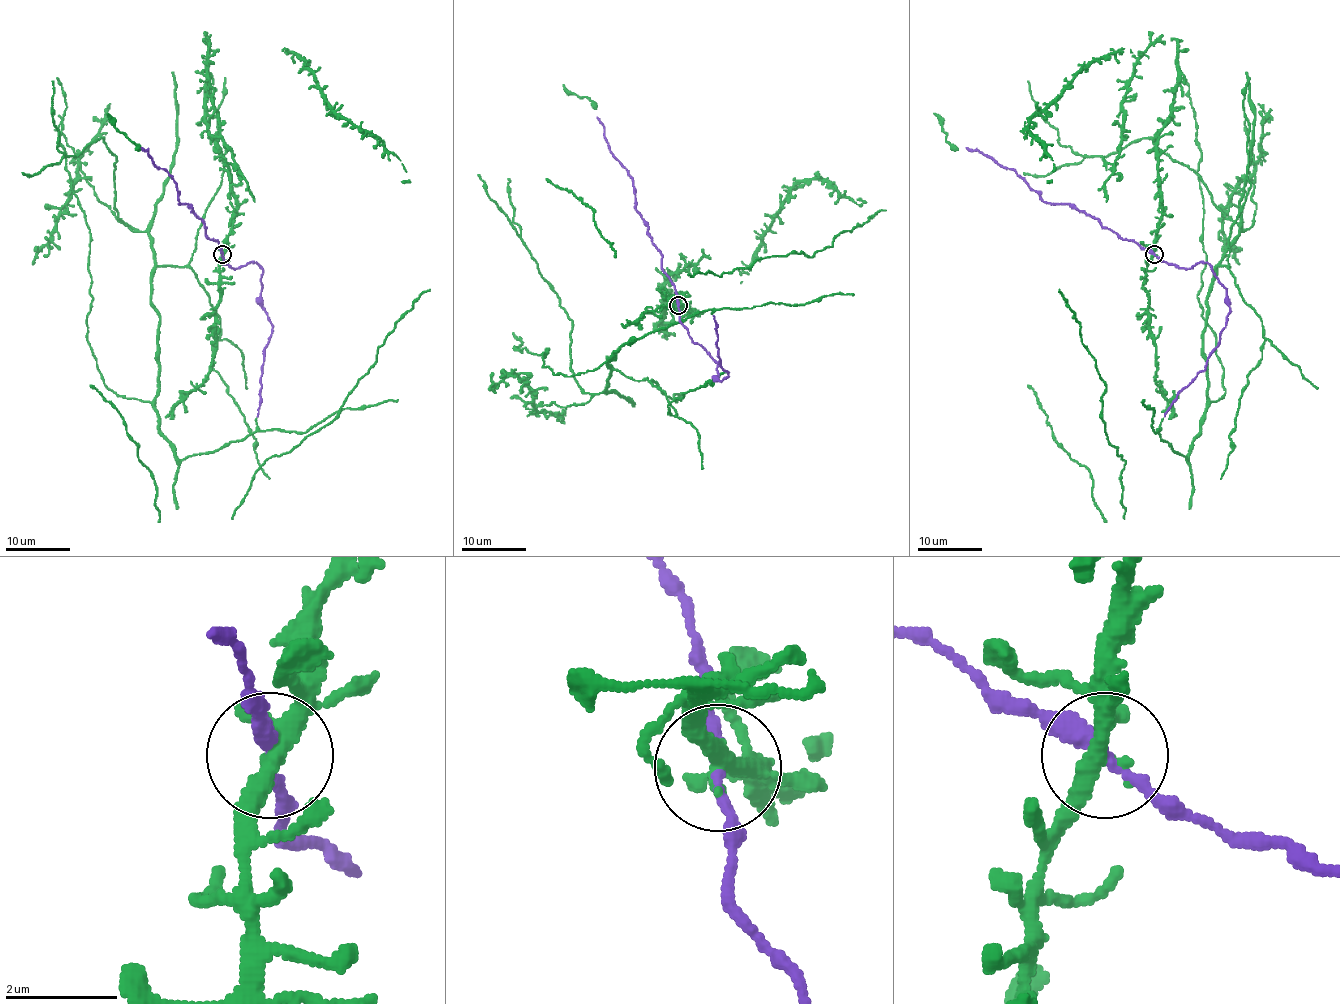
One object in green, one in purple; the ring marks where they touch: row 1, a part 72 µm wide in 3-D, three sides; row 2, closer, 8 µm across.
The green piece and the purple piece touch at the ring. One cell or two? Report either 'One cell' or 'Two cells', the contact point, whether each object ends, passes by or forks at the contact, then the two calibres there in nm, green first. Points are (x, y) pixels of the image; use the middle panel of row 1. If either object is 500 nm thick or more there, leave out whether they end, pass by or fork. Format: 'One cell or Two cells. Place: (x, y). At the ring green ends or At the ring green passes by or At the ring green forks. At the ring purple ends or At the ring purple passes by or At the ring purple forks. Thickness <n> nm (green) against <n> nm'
One cell. Place: (678, 305). At the ring green passes by. At the ring purple passes by. Thickness 360 nm (green) against 240 nm

